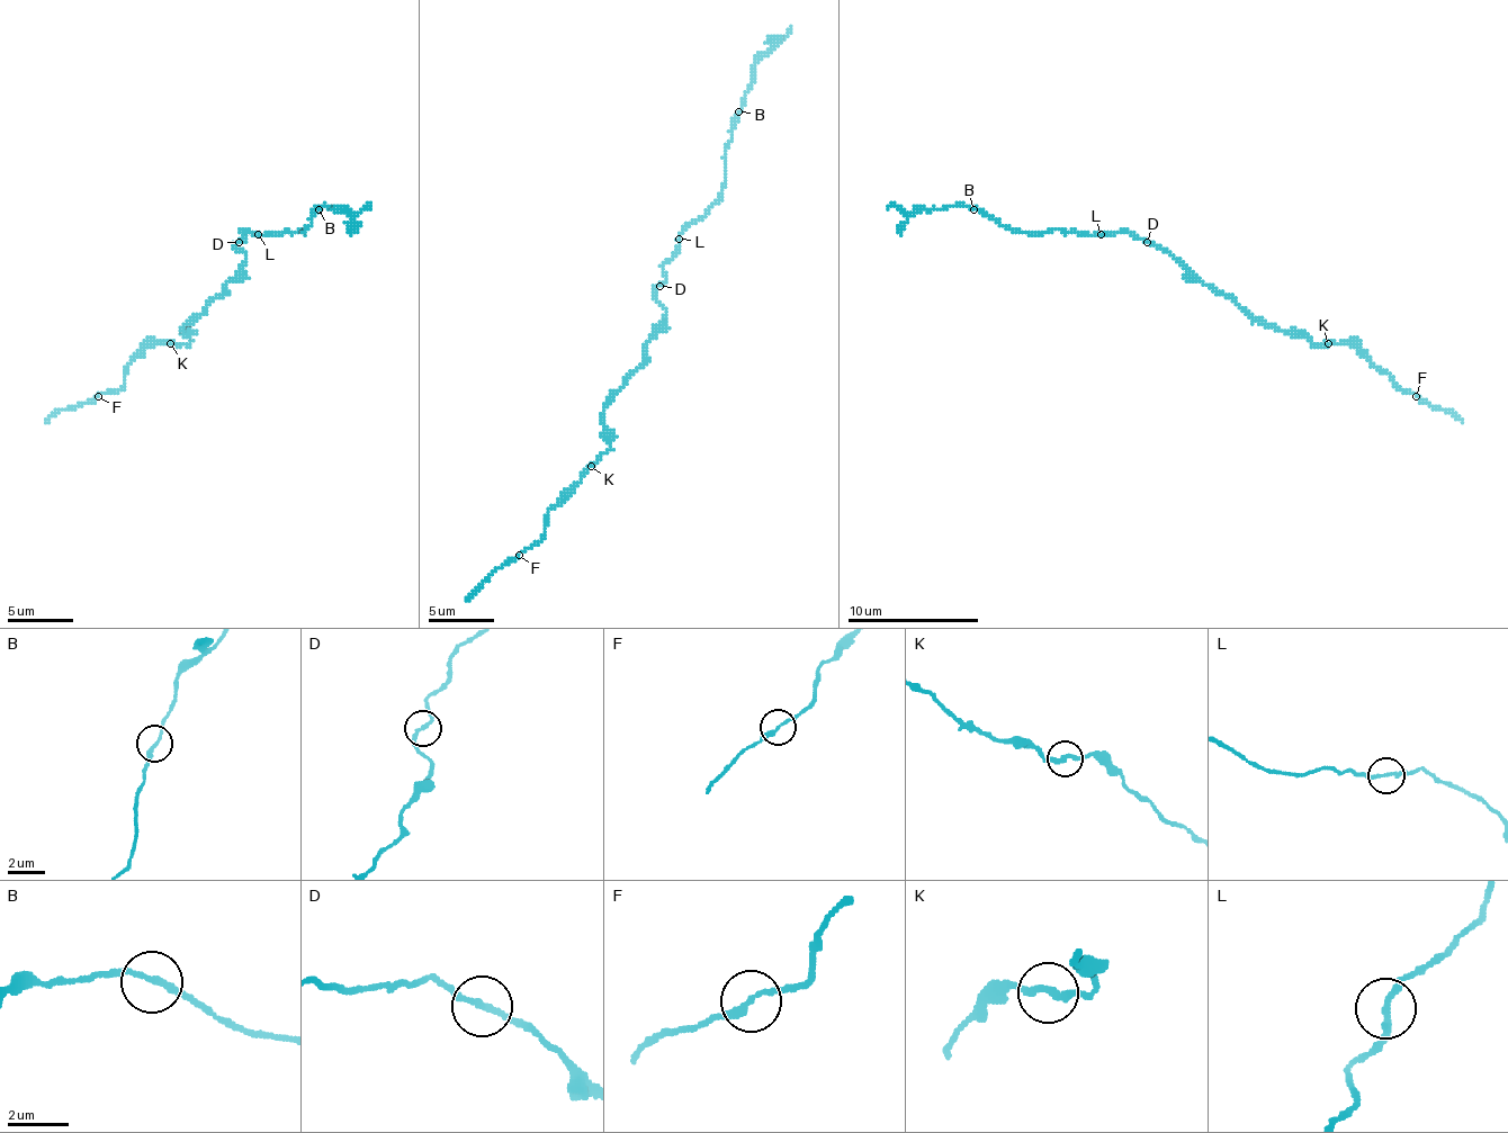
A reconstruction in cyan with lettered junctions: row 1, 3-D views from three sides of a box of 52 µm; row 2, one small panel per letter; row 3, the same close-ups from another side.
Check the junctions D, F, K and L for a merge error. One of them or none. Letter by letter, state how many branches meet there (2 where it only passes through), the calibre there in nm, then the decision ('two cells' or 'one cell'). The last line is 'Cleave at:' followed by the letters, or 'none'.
D: branches 2; calibre 200 nm; one cell
F: branches 2; calibre 220 nm; one cell
K: branches 2; calibre 220 nm; one cell
L: branches 2; calibre 200 nm; one cell
Cleave at: none

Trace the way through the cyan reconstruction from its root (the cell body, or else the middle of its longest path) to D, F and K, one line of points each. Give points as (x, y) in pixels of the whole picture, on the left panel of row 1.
D: (233, 278), (245, 259), (236, 245), (239, 242)
F: (233, 278), (183, 327), (190, 341), (187, 343), (151, 341), (127, 363), (124, 383), (98, 396)
K: (233, 278), (183, 327), (183, 334), (190, 341), (170, 343)

